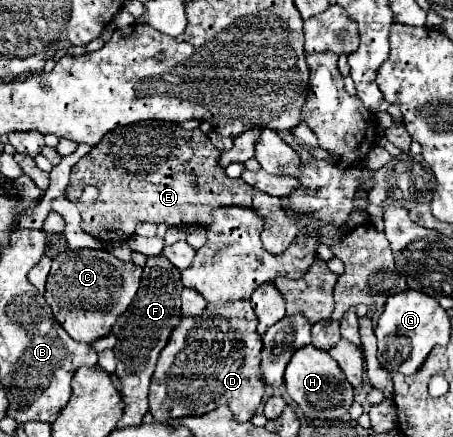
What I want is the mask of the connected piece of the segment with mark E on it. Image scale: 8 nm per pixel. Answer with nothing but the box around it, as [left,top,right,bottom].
[65,121,315,253]

